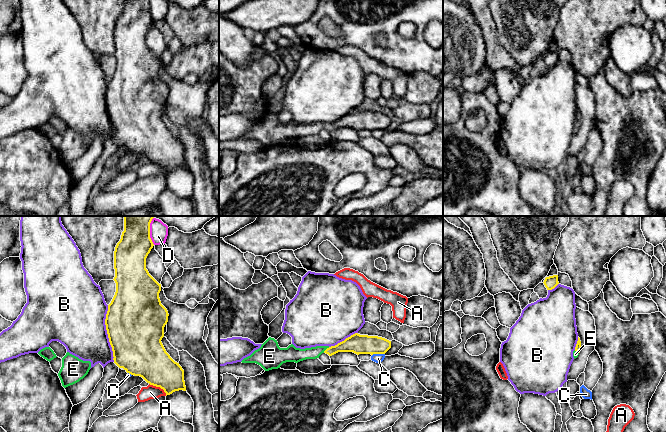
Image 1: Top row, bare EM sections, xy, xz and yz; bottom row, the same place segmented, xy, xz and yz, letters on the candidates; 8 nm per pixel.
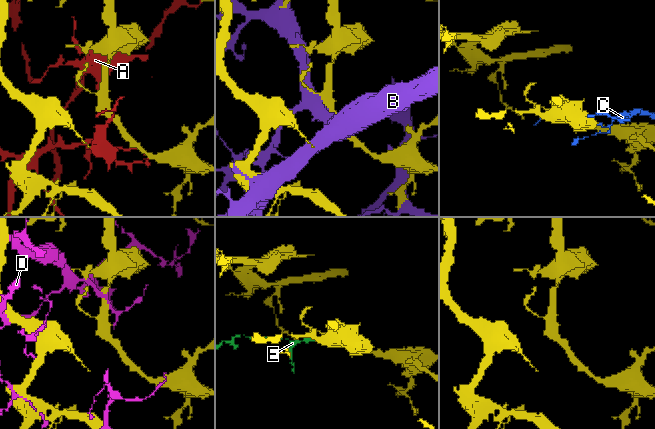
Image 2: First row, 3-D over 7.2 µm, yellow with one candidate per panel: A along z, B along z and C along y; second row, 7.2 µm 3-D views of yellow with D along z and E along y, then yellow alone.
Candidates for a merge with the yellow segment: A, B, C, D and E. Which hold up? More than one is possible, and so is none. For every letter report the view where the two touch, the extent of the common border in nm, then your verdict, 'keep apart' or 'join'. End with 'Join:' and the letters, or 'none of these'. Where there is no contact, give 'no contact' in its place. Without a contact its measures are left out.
A: meets yellow in xy; contact 170 nm long; keep apart
B: meets yellow in xy; contact 460 nm long; keep apart
C: meets yellow in xz; contact 110 nm long; keep apart
D: meets yellow in xy; contact 170 nm long; keep apart
E: meets yellow in xz; contact 70 nm long; join
Join: E

